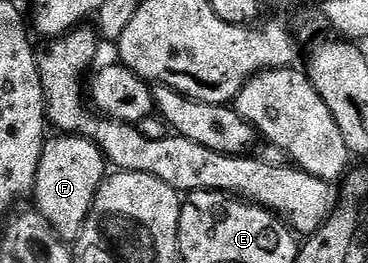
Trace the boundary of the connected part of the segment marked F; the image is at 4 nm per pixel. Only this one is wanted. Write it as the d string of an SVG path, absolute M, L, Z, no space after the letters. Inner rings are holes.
M54 135L47 140L40 155L40 167L36 171L34 188L32 190L33 204L38 213L50 224L50 229L61 241L67 243L77 242L80 231L90 214L92 203L96 199L98 189L108 176L108 162L104 154L92 143L83 137L69 135Z

